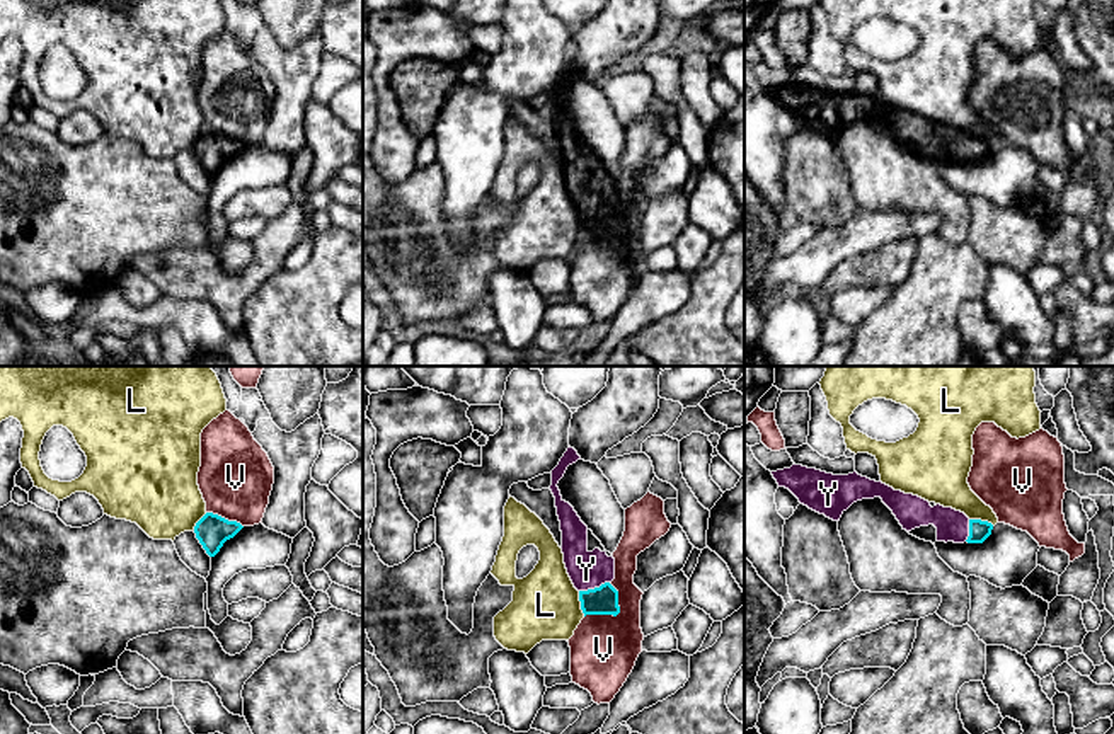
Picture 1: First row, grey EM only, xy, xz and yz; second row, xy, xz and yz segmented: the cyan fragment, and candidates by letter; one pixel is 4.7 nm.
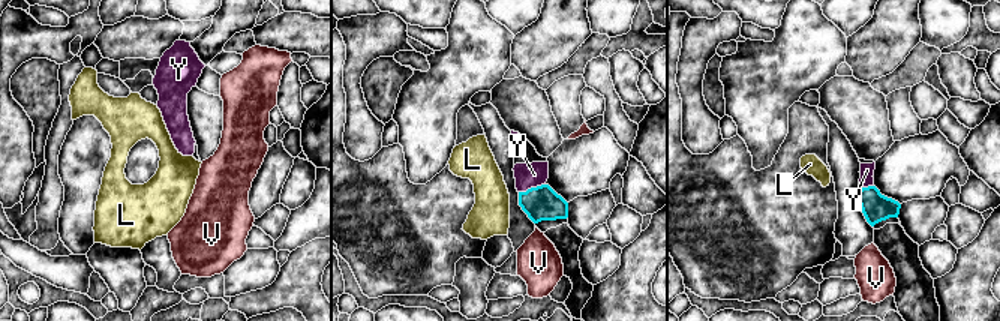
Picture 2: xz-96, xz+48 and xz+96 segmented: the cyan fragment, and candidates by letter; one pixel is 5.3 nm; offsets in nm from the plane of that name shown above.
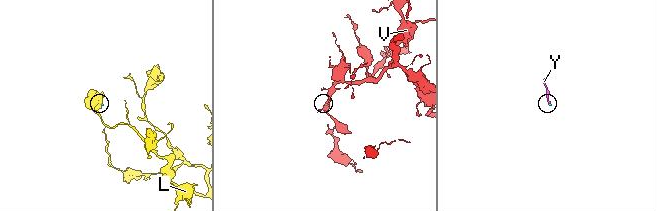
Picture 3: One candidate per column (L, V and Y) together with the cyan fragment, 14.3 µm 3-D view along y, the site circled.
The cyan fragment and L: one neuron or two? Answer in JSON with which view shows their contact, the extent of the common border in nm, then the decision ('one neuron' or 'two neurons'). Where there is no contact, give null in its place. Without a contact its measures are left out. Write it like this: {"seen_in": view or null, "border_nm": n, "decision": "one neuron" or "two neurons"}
{"seen_in": "xz", "border_nm": 120, "decision": "two neurons"}

